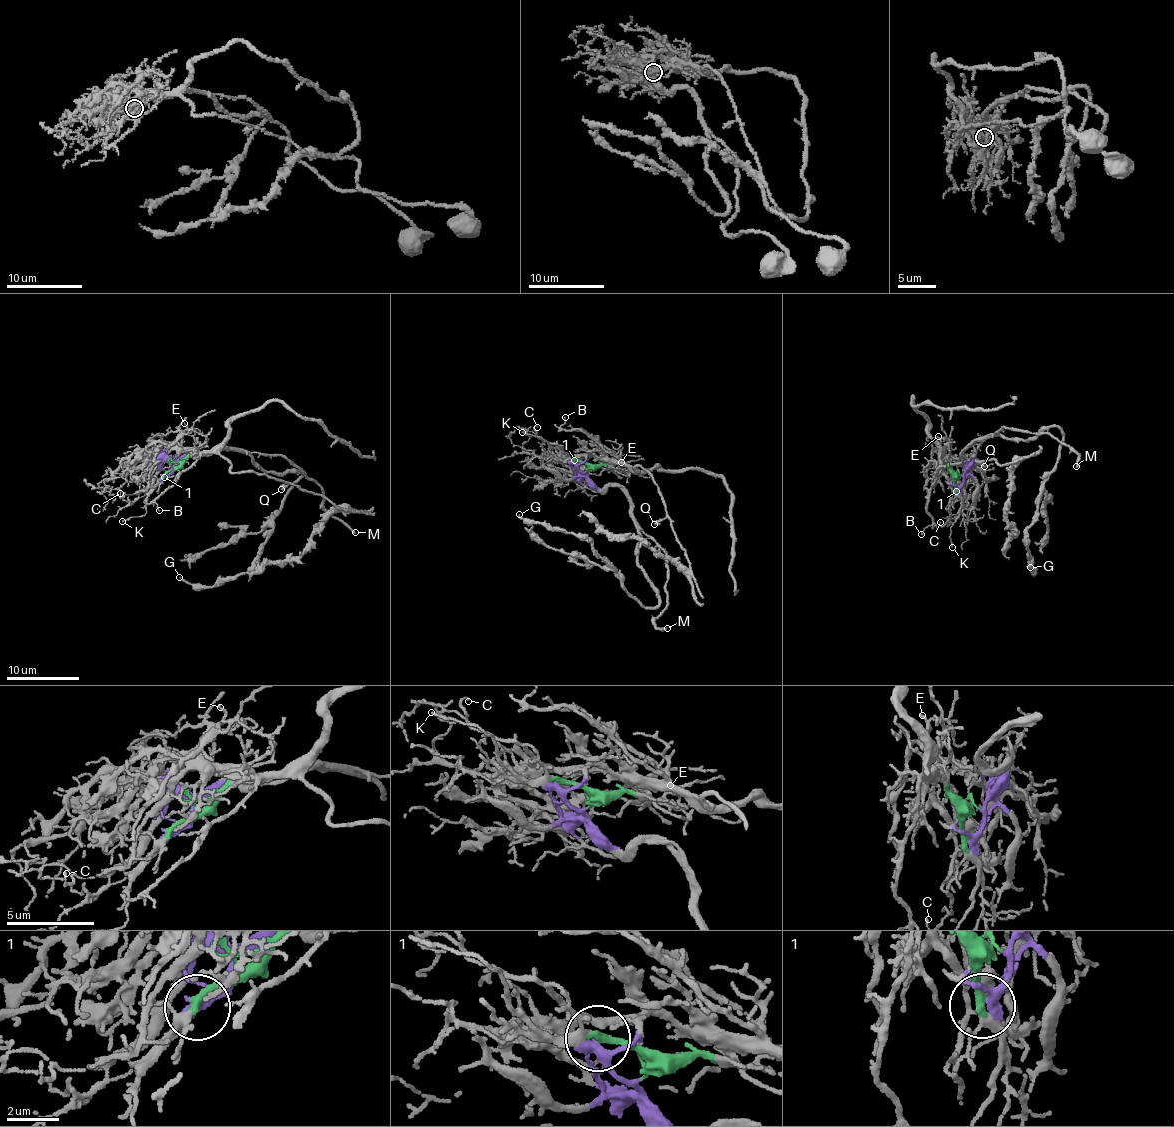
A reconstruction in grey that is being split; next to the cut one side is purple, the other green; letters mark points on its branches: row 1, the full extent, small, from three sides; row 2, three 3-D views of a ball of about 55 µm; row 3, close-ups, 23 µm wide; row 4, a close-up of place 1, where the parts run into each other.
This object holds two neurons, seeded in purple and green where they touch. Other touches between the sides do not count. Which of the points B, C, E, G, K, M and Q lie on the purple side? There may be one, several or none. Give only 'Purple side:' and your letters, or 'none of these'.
Purple side: G, K, M

